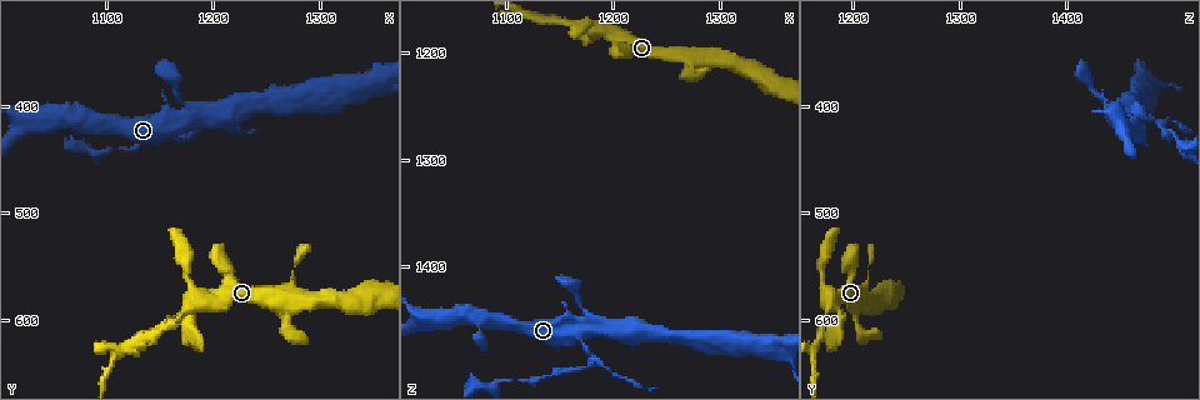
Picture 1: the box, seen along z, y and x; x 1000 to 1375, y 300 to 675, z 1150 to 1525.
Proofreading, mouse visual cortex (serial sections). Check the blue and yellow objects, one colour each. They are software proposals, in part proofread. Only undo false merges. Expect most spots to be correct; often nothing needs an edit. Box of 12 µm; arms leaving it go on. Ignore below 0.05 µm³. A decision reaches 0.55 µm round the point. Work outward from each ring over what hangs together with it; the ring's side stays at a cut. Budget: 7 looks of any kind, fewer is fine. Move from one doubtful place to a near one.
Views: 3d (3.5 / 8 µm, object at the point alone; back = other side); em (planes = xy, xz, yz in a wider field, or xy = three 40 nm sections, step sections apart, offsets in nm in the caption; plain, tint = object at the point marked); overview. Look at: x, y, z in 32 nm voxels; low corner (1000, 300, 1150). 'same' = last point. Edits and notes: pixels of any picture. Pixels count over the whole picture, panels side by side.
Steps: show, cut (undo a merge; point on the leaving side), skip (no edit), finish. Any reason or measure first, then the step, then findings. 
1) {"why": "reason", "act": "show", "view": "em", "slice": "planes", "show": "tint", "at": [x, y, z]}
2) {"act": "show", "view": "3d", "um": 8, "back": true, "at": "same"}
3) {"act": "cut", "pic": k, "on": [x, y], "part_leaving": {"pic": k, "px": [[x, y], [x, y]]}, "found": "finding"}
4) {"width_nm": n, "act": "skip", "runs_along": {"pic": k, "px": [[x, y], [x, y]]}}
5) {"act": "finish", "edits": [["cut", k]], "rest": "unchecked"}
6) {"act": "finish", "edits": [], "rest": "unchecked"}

{"why": "abrupt turn", "act": "show", "view": "em", "slice": "xy", "step": 5, "show": "tint", "at": [1176, 430, 1492]}

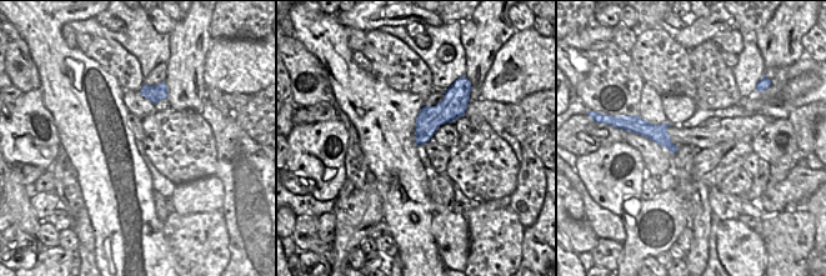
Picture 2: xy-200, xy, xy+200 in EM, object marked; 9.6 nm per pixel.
{"why": "see where the arms go", "act": "show", "view": "3d", "um": 3.5, "at": "same"}

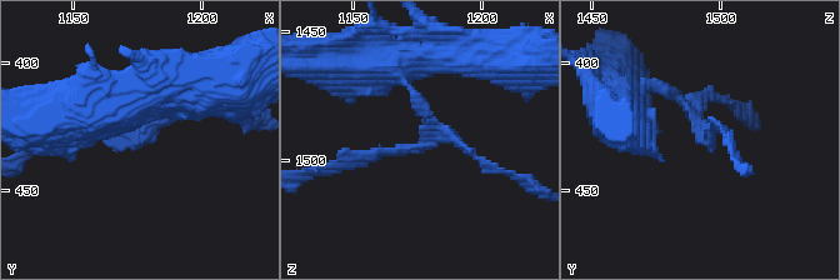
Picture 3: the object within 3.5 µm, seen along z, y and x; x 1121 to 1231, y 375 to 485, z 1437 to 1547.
{"arm_widths_nm": [150, 150], "act": "skip", "runs_along": {"pic": 3, "px": [[413, 94], [424, 143], [344, 165]]}, "found": "all the same cell"}

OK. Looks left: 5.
{"why": "a narrow waist", "act": "show", "view": "3d", "um": 8, "at": [1170, 396, 1434]}

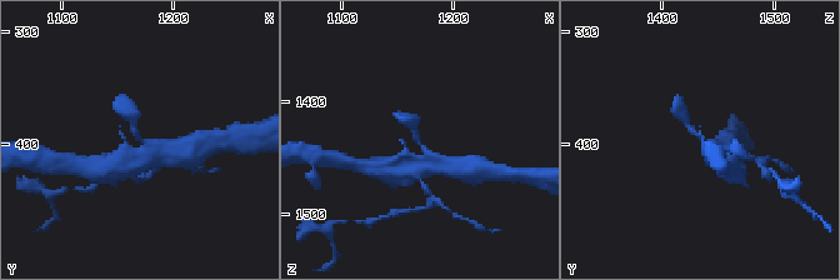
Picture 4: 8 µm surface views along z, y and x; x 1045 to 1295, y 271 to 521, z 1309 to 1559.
{"act": "show", "view": "3d", "um": 3.5, "back": true, "at": [1168, 394, 1436]}

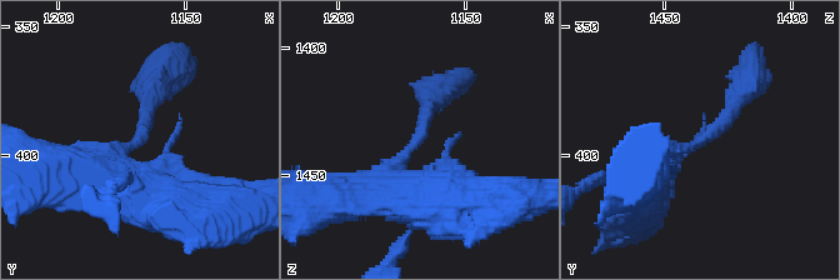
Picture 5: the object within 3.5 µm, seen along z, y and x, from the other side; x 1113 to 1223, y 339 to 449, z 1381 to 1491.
{"arm_widths_nm": [300, 400], "why": "need the tissue", "act": "show", "view": "em", "slice": "xy", "step": 3, "show": "tint", "at": [1169, 394, 1436]}

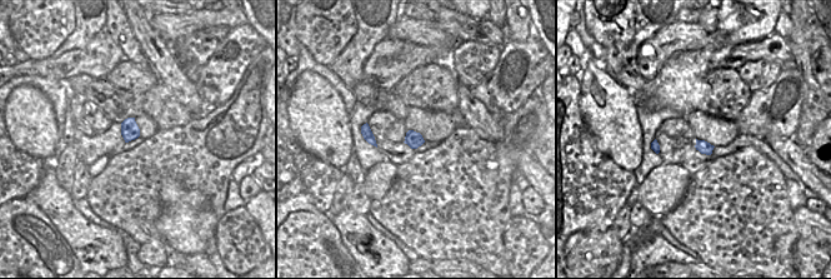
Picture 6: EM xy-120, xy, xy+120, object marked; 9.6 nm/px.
{"width_nm": 150, "act": "skip", "runs_along": {"pic": 5, "px": [[643, 178], [716, 128], [749, 78]]}, "found": "continuous, no second cell"}

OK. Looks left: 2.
{"why": "abrupt turn", "act": "show", "view": "3d", "um": 3.5, "at": [1272, 614, 1206]}

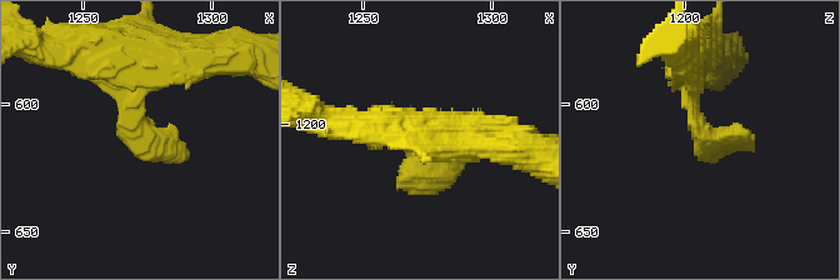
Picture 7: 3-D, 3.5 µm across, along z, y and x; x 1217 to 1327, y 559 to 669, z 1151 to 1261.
{"act": "show", "view": "em", "slice": "planes", "show": "tint", "at": [1273, 613, 1209]}

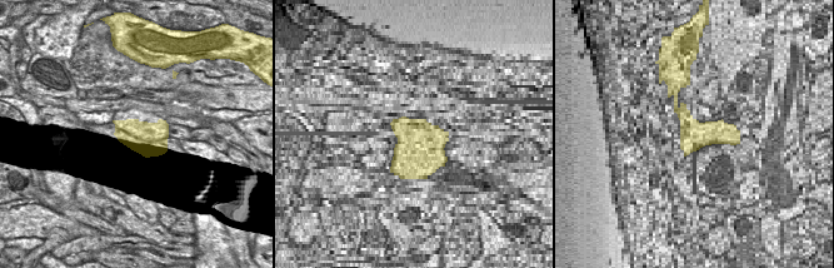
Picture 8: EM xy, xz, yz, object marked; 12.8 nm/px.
{"act": "skip", "runs_along": {"pic": 7, "px": [[689, 55], [695, 125], [753, 151]]}, "found": "all the same cell"}

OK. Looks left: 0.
{"act": "finish", "edits": [], "rest": "unchecked"}

